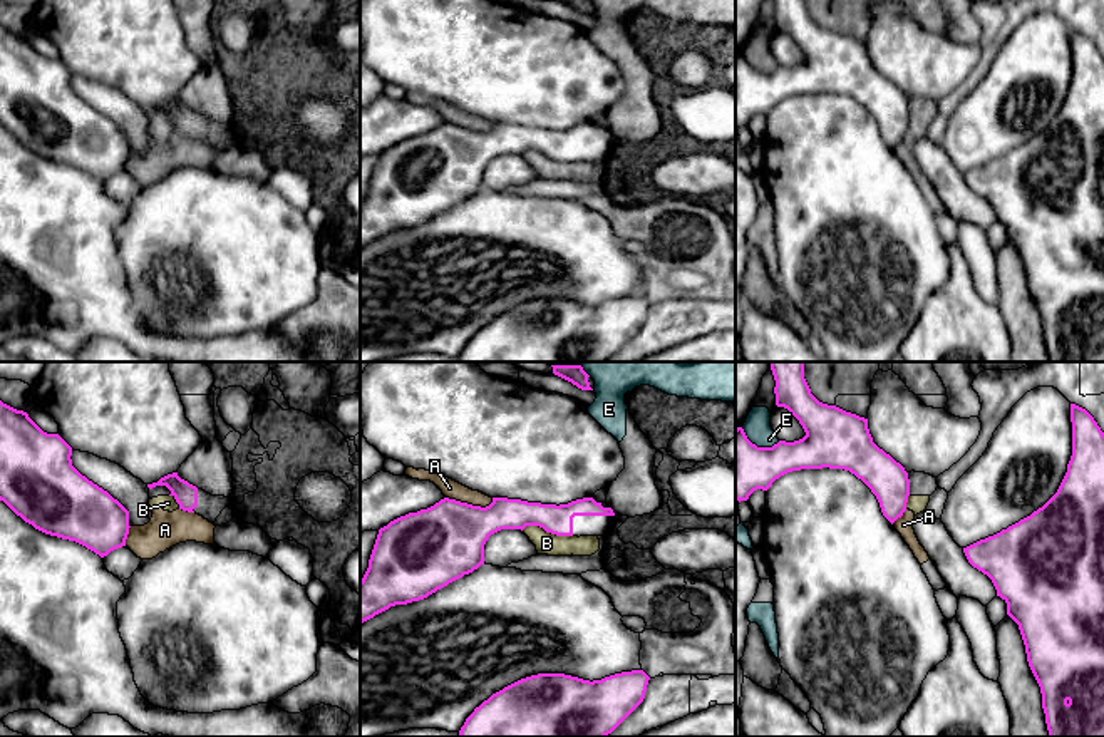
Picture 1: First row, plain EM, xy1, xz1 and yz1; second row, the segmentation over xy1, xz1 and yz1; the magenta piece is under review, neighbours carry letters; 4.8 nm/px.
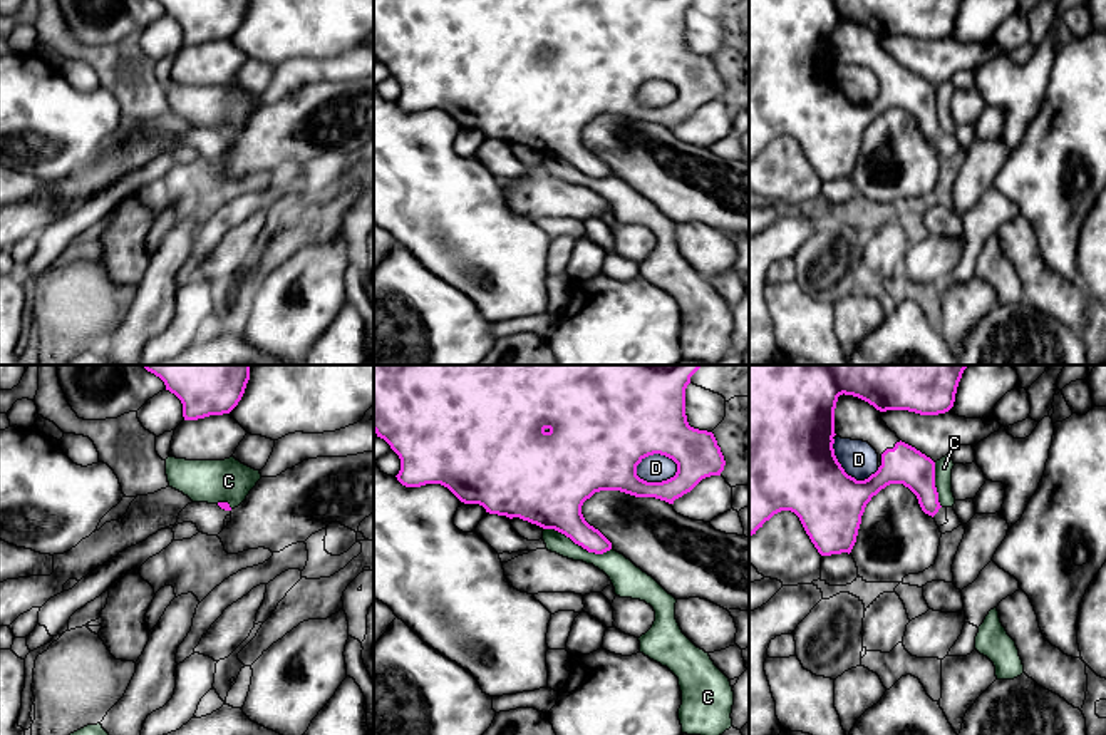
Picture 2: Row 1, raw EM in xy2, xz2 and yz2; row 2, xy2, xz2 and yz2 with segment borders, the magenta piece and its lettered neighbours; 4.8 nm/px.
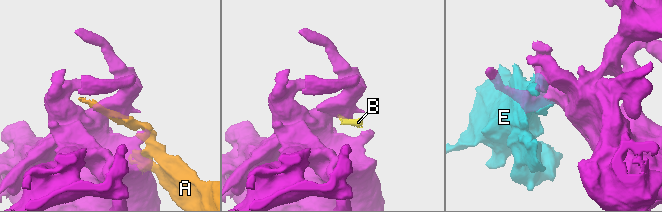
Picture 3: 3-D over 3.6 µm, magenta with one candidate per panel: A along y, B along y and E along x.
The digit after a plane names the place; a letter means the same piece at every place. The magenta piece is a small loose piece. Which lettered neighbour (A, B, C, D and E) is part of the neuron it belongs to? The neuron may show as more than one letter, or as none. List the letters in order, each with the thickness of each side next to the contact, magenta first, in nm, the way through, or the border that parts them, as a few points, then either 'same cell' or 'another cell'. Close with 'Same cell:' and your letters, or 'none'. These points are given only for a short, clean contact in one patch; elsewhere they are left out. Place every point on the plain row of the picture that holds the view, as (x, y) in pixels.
A: calibres 380 and 90 nm; another cell
B: calibres 150 and 110 nm; border xz1 (521, 154), (541, 151), (546, 156), (572, 161); another cell
C: calibres 280 and 140 nm; another cell
D: calibres 260 and 130 nm; same cell
E: calibres 280 and 130 nm; another cell
Same cell: D

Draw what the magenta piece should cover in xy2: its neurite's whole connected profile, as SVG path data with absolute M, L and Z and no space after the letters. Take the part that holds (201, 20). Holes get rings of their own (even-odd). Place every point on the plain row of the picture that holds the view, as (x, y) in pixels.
M156 0L183 28L184 45L230 39L241 25L250 0Z

